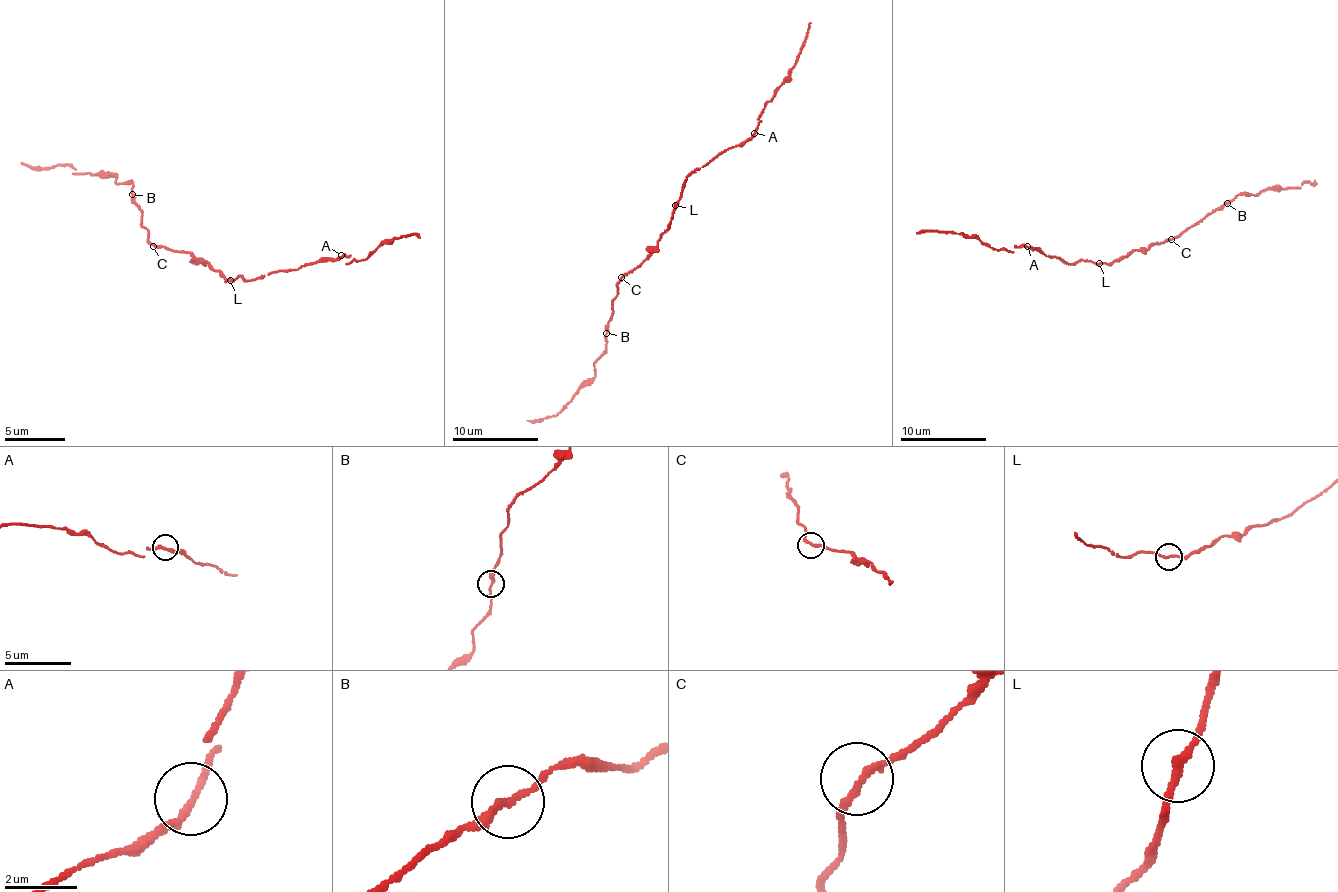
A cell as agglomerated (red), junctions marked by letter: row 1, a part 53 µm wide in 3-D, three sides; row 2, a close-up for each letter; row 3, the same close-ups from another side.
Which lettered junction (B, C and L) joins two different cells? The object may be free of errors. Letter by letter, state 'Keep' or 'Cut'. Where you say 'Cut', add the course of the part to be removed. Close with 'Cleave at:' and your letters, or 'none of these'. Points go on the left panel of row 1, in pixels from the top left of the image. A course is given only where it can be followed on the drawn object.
B: Keep
C: Keep
L: Keep
Cleave at: none of these

